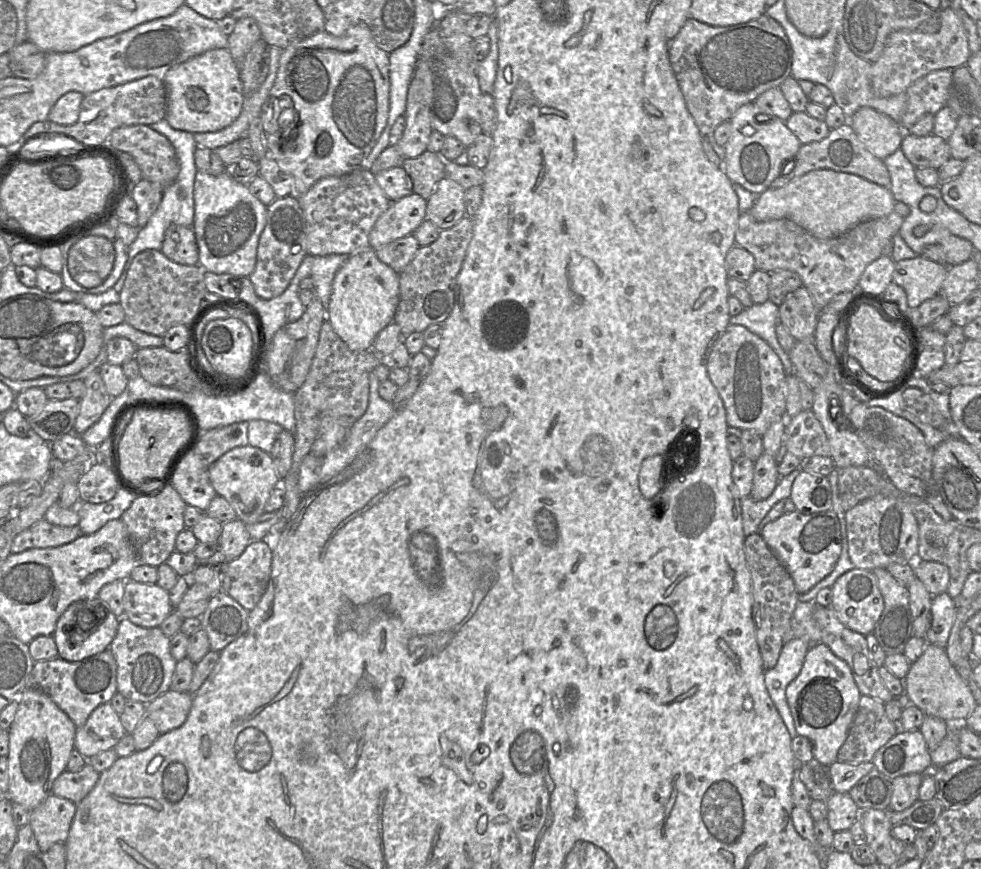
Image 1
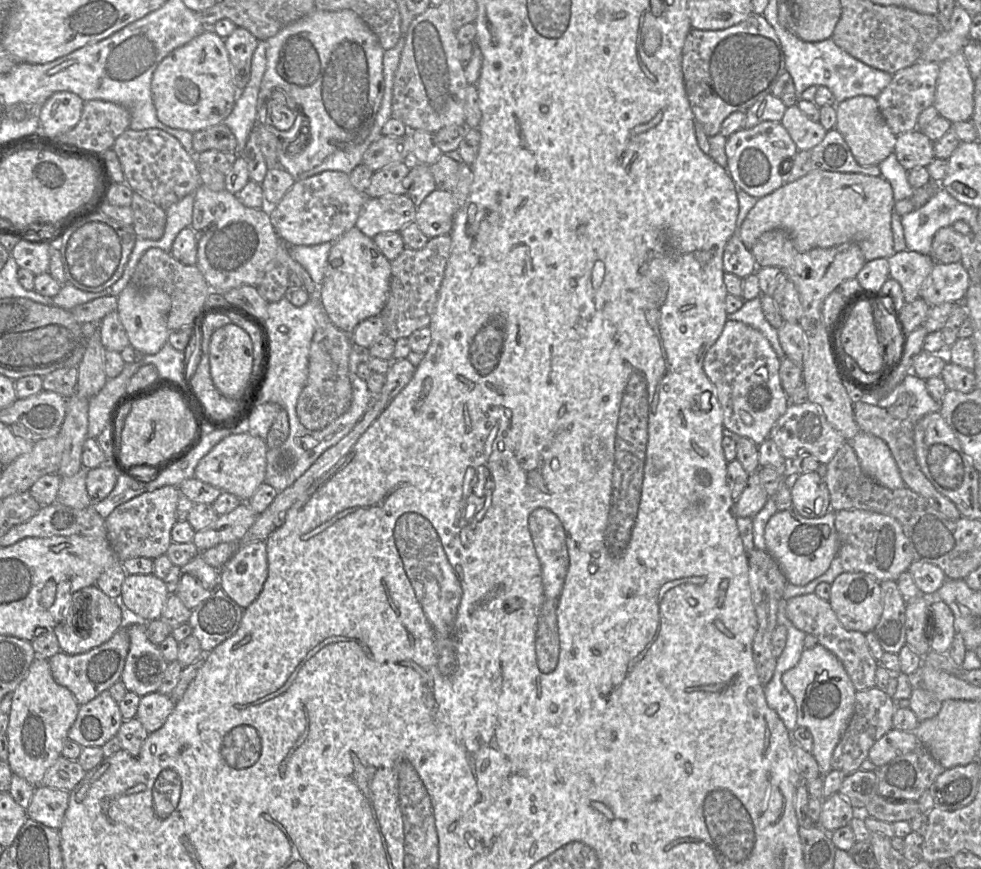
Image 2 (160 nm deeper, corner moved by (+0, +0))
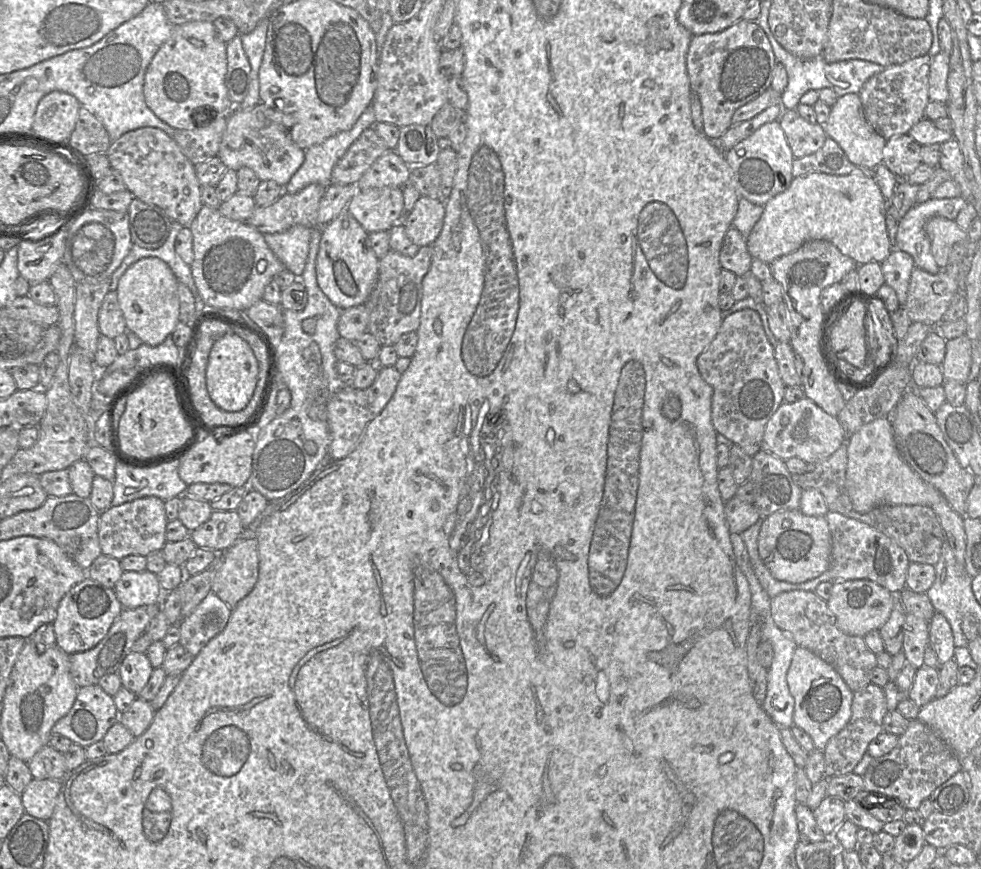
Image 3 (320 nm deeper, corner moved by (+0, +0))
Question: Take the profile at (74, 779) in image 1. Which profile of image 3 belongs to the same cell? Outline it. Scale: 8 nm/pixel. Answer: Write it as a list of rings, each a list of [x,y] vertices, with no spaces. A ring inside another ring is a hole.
[[[49,744],[42,747],[27,764],[33,779],[62,780],[68,771],[63,753]]]

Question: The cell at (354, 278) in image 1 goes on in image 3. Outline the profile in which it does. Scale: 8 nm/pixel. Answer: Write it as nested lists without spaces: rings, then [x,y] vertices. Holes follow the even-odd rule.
[[[347,209],[319,228],[322,235],[316,258],[316,274],[320,289],[341,310],[364,304],[377,281],[379,264],[371,248],[368,232]]]

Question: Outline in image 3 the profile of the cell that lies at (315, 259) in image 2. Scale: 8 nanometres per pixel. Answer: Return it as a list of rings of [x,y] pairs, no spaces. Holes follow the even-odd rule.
[[[294,225],[284,232],[264,233],[264,239],[286,269],[301,276],[308,257],[312,228]]]

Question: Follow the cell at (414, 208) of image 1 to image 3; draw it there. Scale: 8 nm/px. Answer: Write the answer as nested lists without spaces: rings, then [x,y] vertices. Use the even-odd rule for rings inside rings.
[[[402,187],[359,190],[349,201],[347,210],[366,232],[389,231],[404,217]]]

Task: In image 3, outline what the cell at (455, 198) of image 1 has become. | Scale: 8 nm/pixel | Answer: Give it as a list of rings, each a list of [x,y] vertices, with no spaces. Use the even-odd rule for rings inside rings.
[[[421,196],[413,209],[400,221],[407,236],[419,247],[432,245],[439,236],[445,217],[445,205],[439,199]]]

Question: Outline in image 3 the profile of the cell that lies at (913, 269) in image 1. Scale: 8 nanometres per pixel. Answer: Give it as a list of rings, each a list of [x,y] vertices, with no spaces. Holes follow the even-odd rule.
[[[894,248],[881,263],[881,268],[885,283],[894,289],[900,305],[904,305],[911,273],[915,268],[914,259],[907,252]]]

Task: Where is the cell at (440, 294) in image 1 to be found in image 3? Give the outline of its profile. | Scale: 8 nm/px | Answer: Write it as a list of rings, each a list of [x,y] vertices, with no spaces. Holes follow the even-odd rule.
[[[431,245],[420,247],[413,257],[390,250],[379,259],[378,278],[364,306],[369,315],[367,332],[372,334],[381,346],[394,345],[403,334],[418,329],[423,294],[422,281],[430,268],[431,259]]]

